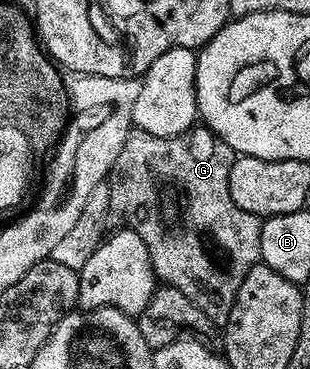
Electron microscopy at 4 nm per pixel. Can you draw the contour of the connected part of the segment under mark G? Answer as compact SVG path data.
M203 123L176 137L159 137L150 135L150 131L133 128L118 154L120 165L114 165L107 179L110 205L116 205L120 213L128 213L128 169L132 169L132 177L153 177L158 183L173 181L180 185L184 192L182 209L192 209L192 217L196 217L204 229L212 225L216 241L232 253L232 269L228 269L228 277L212 273L212 265L208 265L204 257L188 253L188 241L172 241L172 231L166 228L166 221L152 221L152 213L136 213L136 217L132 217L137 235L142 238L142 243L146 243L146 251L150 251L150 263L156 272L157 282L182 291L194 307L206 311L208 318L217 323L227 321L238 287L242 287L242 279L246 279L254 266L261 264L264 221L250 211L242 211L230 195L230 167L236 158L232 148Z

